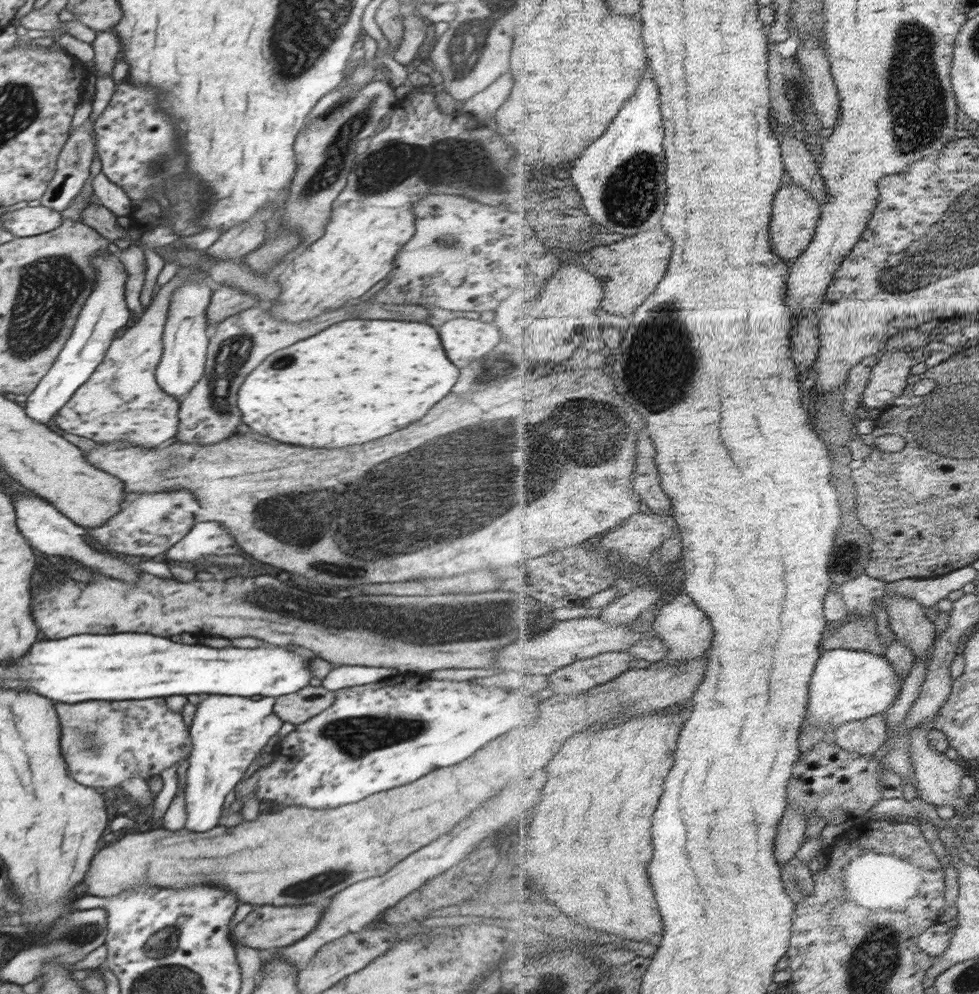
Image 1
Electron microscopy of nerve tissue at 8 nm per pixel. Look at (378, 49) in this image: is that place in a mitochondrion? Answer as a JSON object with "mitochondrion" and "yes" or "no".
{"mitochondrion":"no"}

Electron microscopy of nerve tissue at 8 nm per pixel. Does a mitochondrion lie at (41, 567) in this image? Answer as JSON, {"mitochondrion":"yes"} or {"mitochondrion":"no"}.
{"mitochondrion":"no"}

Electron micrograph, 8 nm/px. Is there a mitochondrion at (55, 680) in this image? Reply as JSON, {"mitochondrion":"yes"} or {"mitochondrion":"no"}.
{"mitochondrion":"no"}

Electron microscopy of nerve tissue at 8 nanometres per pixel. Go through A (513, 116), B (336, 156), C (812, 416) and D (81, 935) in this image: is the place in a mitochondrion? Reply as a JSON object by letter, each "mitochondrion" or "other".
{"A":"other","B":"mitochondrion","C":"other","D":"mitochondrion"}

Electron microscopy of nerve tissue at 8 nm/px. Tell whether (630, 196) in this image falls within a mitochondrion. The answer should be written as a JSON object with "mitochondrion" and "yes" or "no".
{"mitochondrion":"yes"}

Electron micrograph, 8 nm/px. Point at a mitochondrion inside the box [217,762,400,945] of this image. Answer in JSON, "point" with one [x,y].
{"point":[326,879]}

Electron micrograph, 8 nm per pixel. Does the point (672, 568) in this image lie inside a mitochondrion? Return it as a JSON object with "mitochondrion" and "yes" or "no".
{"mitochondrion":"no"}

